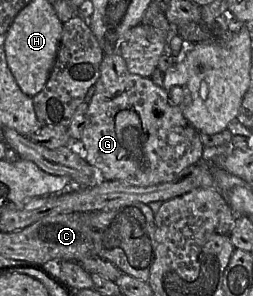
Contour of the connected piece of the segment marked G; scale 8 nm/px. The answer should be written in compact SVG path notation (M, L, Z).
M119 52L104 53L101 67L100 76L95 83L95 93L92 97L88 111L86 114L86 126L82 134L82 143L84 145L80 155L93 167L100 171L100 176L105 181L120 181L132 186L152 186L165 182L170 182L178 177L184 170L201 162L203 156L204 145L202 143L199 132L189 123L184 117L181 109L177 106L170 104L168 92L162 87L153 82L150 77L141 76L129 71L127 64Z

